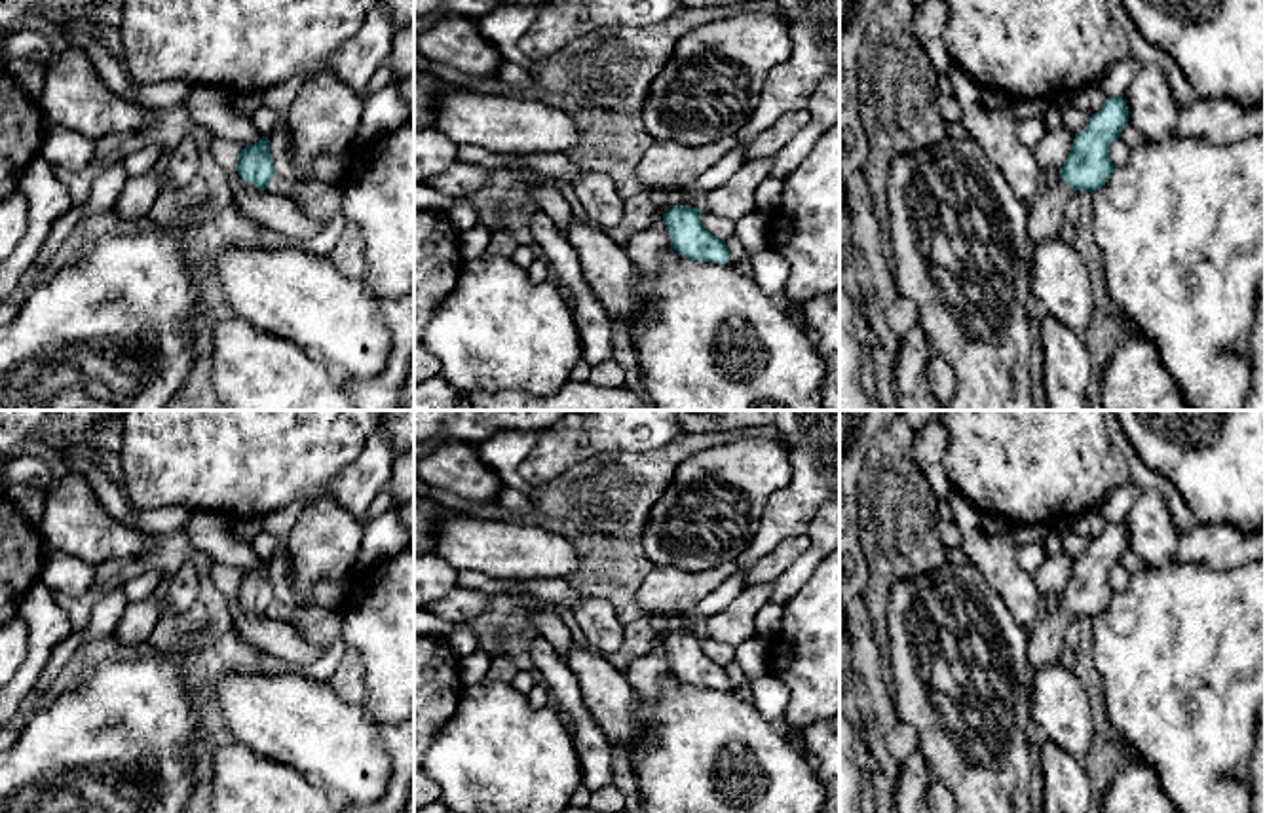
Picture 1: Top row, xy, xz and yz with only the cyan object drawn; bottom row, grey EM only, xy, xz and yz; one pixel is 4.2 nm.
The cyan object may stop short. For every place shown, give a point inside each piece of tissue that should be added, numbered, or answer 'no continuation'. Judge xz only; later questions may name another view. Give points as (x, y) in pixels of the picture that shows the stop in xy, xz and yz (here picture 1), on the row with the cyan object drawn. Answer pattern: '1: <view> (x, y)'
no continuation

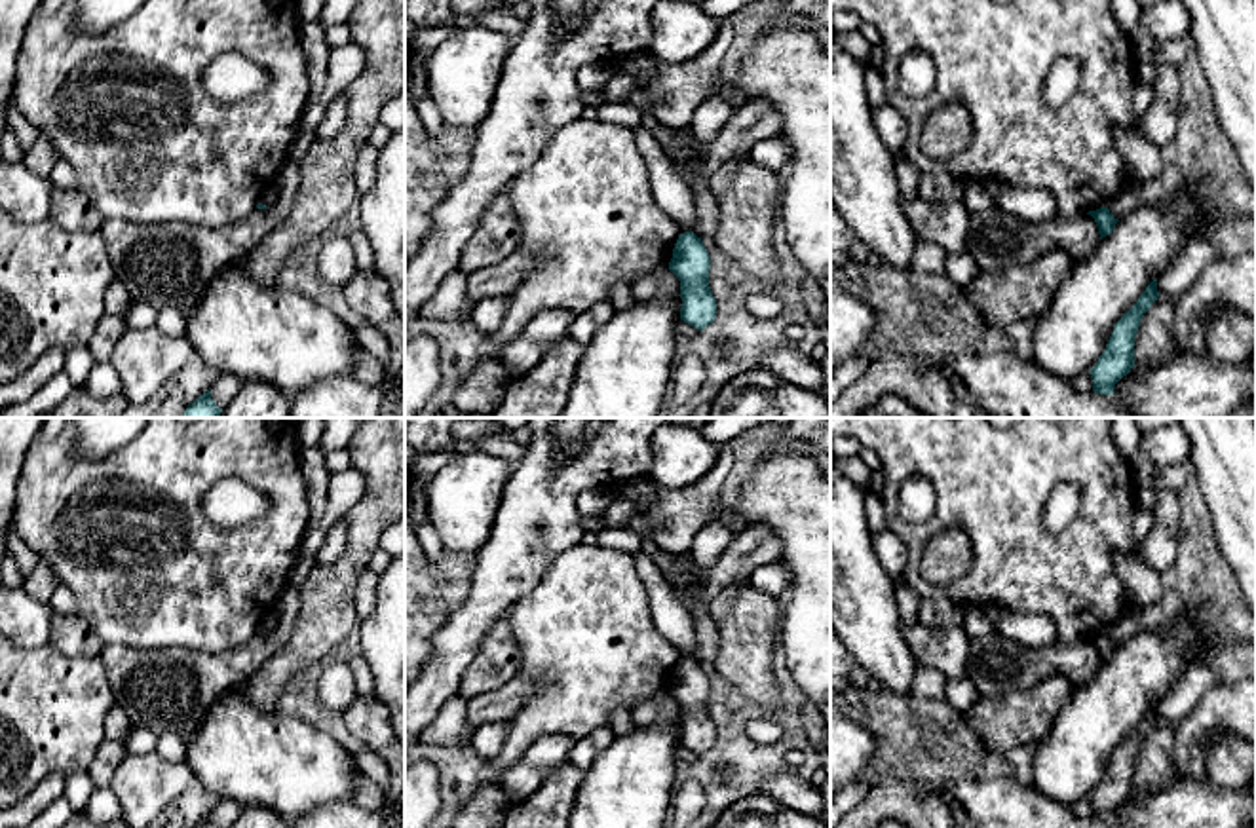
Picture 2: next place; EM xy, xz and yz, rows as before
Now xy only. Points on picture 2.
no continuation

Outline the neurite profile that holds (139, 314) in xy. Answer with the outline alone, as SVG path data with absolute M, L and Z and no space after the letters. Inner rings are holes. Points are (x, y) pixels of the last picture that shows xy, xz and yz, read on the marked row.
M131 302L125 313L125 327L127 329L148 329L156 327L158 310L148 302Z

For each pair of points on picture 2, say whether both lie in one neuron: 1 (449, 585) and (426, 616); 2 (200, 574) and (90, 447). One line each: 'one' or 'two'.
1: one
2: two

